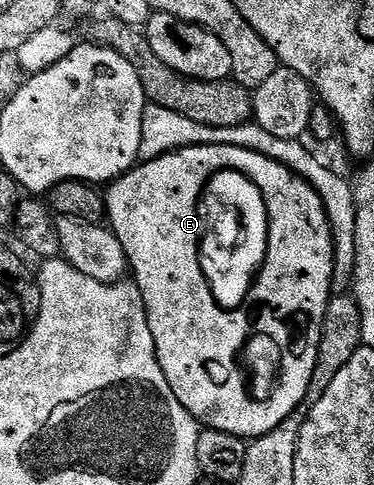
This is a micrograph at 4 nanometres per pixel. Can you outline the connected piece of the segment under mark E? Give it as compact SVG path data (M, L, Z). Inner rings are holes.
M188 145L184 149L164 153L152 161L137 164L123 177L111 182L106 189L106 221L118 243L122 243L122 251L126 251L131 276L140 288L146 319L150 323L150 335L154 335L158 363L170 383L170 391L178 395L178 403L182 403L182 407L186 407L186 411L190 411L190 415L201 426L226 431L235 437L255 439L280 428L289 415L301 408L300 404L314 382L322 323L326 307L334 296L332 228L322 199L314 187L290 171L290 167L261 153L233 145Z

